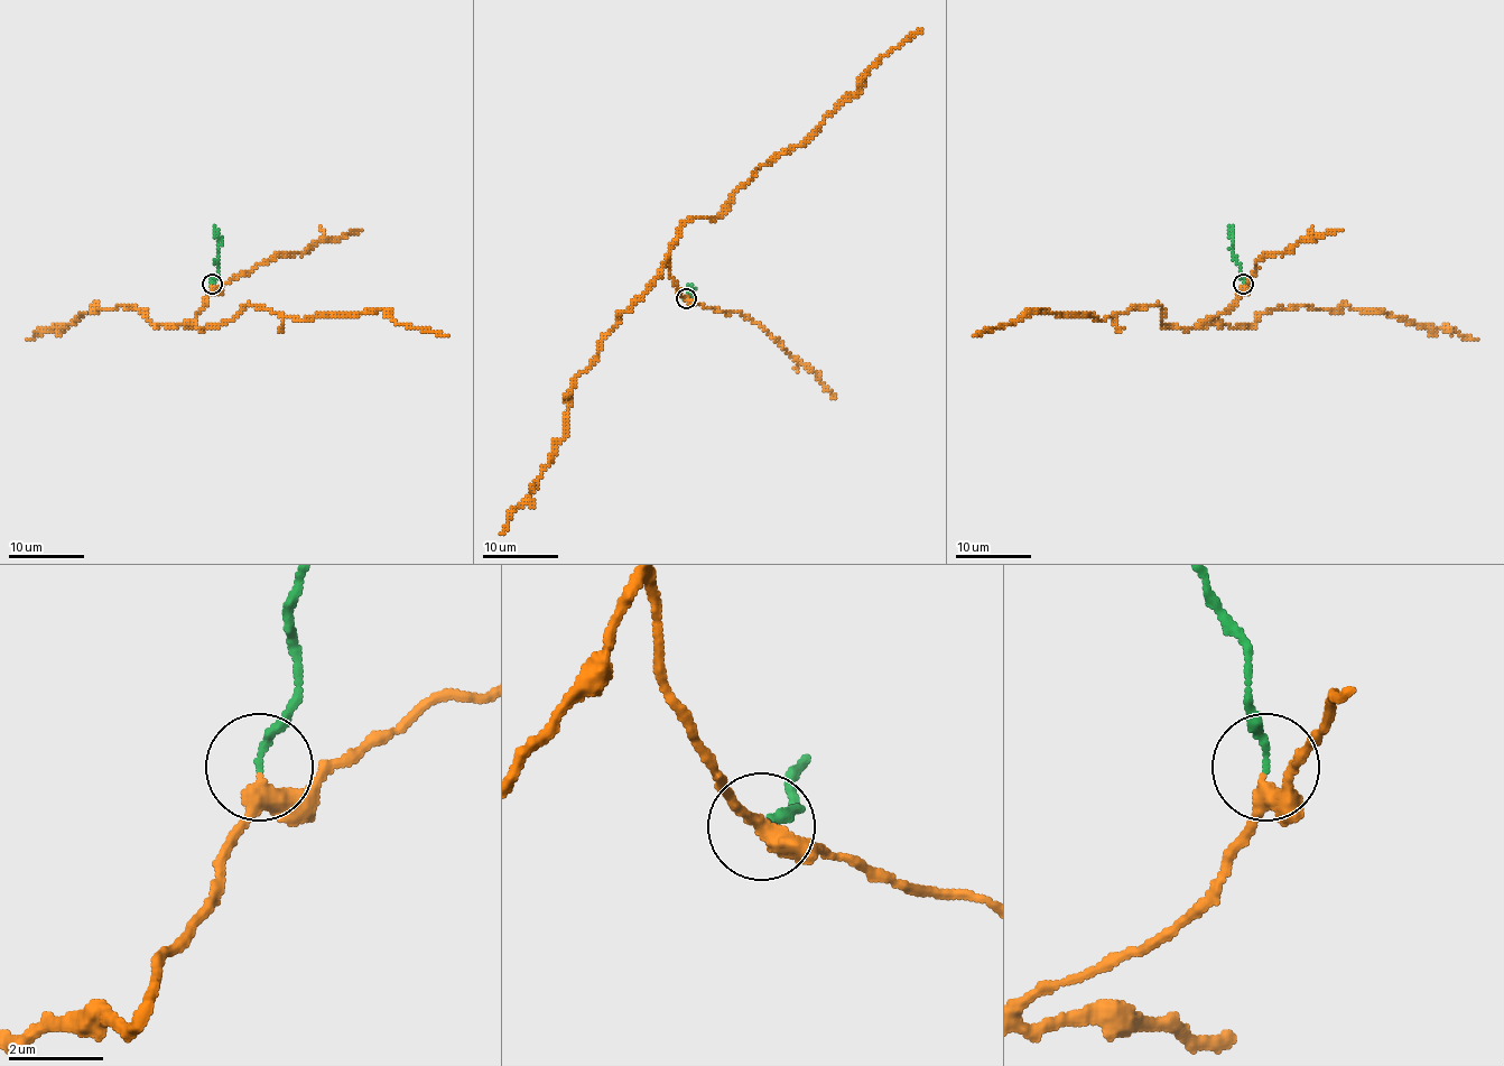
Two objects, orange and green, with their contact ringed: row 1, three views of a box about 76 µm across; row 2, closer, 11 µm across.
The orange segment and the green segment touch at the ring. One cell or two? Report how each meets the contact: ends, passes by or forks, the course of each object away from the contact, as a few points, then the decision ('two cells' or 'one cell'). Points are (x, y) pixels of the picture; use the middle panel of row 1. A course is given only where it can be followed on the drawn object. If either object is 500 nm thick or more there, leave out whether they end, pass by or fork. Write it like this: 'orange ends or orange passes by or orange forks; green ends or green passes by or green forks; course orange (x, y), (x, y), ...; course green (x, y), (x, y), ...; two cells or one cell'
orange passes by; green ends; course orange (685, 299), (670, 276), (678, 231), (693, 218), (718, 214), (734, 192), (800, 147), (872, 67), (920, 29); course green (685, 299), (693, 288), (687, 286); two cells

